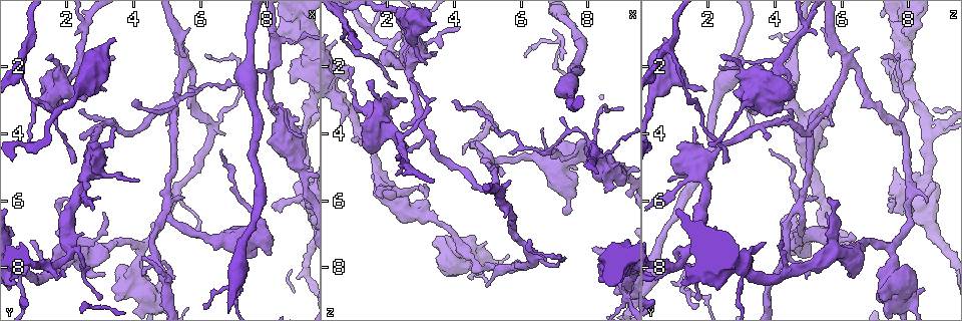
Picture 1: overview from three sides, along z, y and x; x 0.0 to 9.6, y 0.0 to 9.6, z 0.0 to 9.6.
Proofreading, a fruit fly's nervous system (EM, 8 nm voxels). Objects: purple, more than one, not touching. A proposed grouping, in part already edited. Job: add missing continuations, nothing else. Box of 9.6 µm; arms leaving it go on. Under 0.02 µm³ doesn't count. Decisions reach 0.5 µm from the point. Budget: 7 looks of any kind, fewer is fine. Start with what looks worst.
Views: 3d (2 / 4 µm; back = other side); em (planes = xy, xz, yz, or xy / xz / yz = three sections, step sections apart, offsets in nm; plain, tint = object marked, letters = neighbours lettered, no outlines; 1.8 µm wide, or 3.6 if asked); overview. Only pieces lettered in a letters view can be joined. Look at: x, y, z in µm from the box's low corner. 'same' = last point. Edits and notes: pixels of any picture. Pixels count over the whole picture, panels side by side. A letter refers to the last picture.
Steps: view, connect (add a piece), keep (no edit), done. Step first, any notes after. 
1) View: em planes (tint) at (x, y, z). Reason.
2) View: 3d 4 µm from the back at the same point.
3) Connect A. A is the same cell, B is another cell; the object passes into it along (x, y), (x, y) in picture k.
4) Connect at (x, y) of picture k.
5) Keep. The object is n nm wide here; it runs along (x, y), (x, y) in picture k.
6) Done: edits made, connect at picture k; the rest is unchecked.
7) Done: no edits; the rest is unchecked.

View: em planes (letters) at (3.50, 1.25, 0.75). An open end.

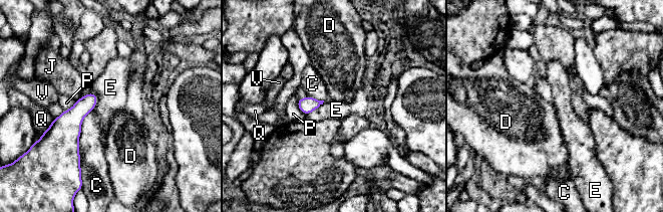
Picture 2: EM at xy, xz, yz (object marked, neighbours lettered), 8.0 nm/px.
Keep. C, D, E, J, P, Q and V are other cells; a border runs along (94, 92), (96, 104), (91, 111) in picture 2; none of them fits.

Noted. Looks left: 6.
View: em xz step 8 (letters) at (8.30, 6.15, 7.35).

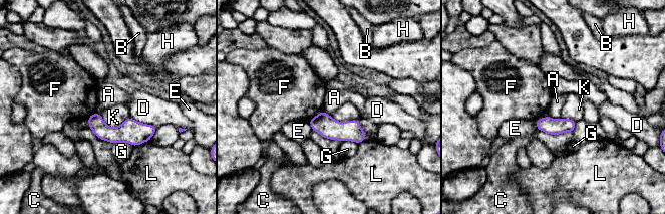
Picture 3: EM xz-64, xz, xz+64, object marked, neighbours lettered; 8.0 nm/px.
Keep. The object is 130 nm wide here; A, B, C, D, E, F, G, H, K and L are other cells; none of them fits.

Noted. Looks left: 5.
View: 3d 4 µm at (3.20, 2.65, 1.90).

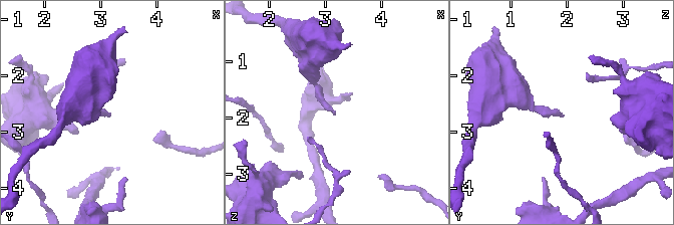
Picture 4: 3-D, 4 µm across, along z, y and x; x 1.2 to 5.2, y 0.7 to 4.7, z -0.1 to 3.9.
View: em planes (letters) at (3.20, 2.70, 1.85).

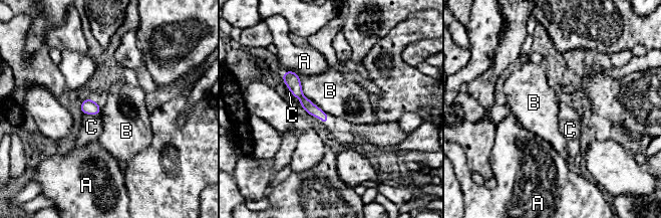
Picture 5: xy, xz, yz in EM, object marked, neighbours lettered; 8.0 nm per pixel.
Keep. A, B and C are other cells; it runs along (285, 75), (324, 120) in picture 5; no lettered piece goes on from it.

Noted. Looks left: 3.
Done: no edits; the rest is unchecked.

